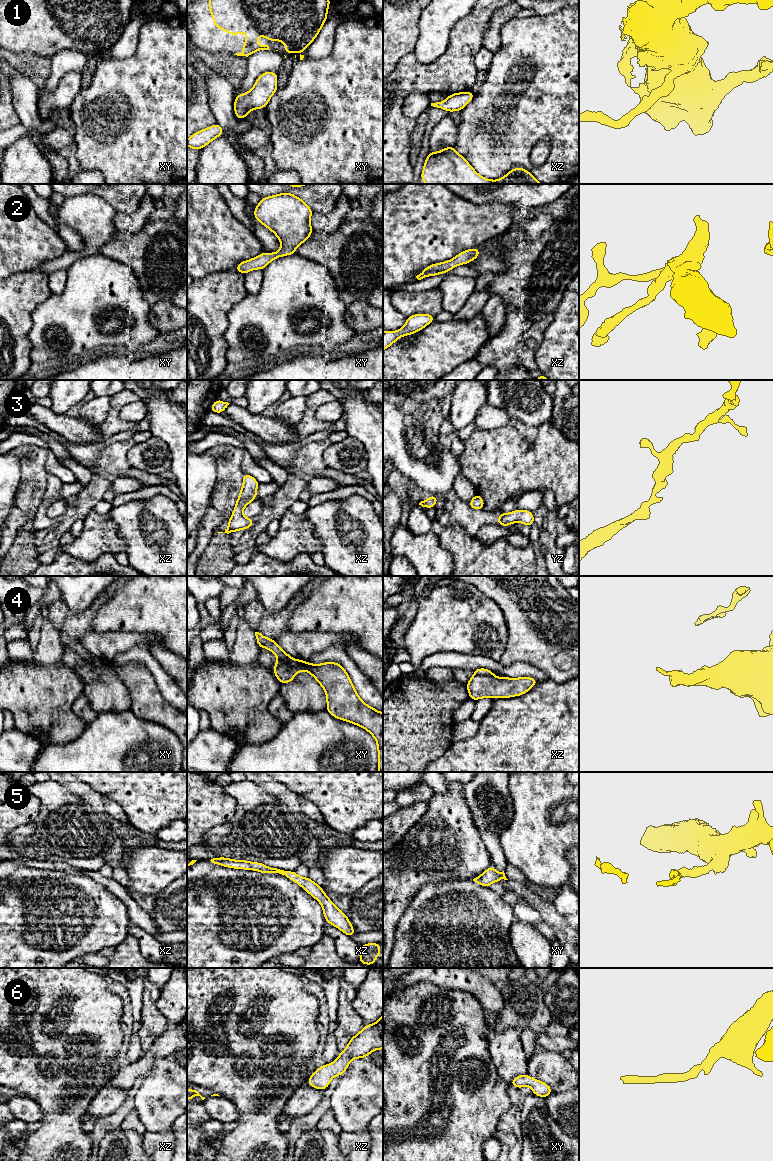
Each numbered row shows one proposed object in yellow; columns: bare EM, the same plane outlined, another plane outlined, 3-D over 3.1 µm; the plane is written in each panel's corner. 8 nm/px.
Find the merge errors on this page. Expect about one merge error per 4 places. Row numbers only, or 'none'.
4

